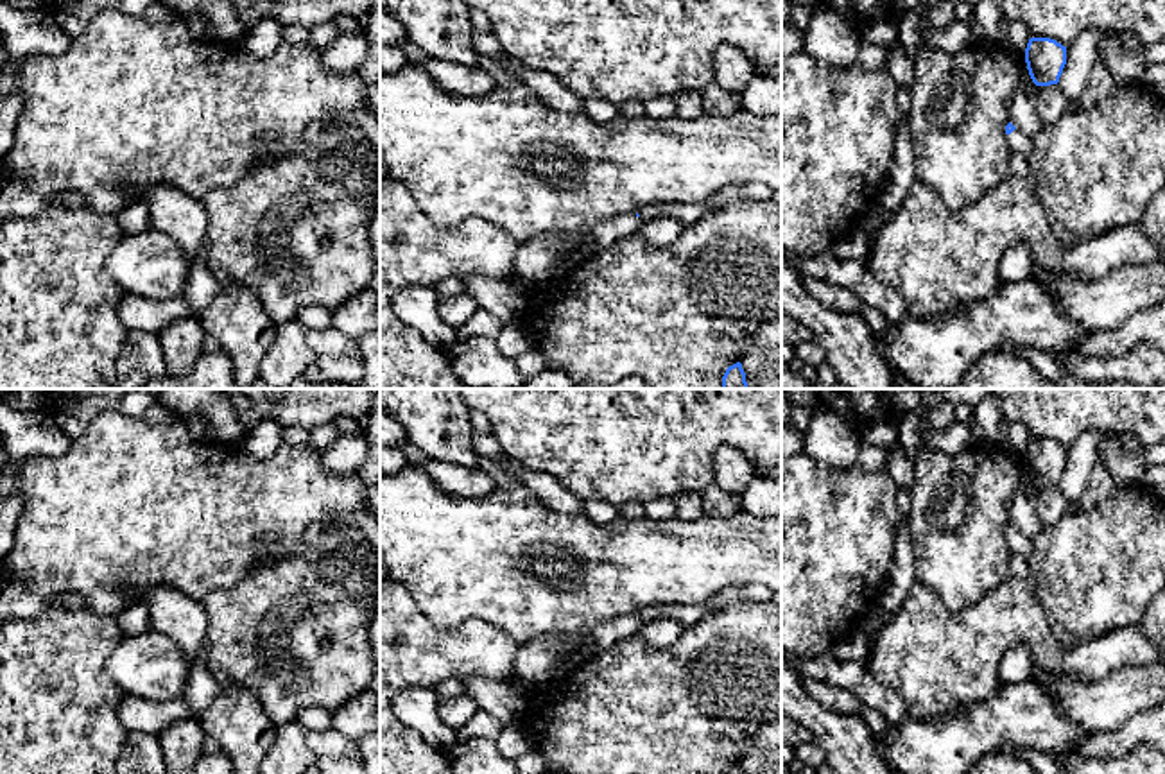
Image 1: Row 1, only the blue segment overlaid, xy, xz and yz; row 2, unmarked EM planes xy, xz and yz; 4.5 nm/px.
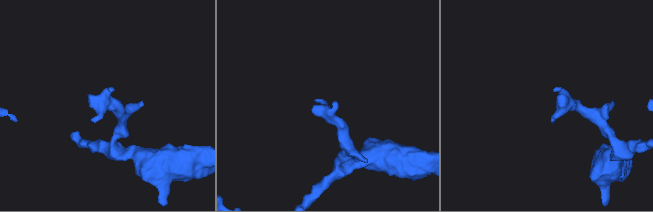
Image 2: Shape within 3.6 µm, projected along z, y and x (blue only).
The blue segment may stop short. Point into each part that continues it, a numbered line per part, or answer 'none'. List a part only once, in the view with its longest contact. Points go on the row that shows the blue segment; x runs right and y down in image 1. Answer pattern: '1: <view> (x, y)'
1: yz (1018, 142)

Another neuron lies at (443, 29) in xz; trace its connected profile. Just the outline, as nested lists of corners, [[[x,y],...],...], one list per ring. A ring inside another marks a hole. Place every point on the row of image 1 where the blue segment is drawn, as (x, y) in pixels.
[[[380,0],[380,5],[403,27],[405,39],[430,57],[477,66],[477,32],[464,0]]]

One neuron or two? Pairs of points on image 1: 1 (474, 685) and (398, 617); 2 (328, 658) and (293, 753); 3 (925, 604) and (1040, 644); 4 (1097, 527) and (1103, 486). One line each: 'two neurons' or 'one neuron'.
1: two neurons
2: two neurons
3: one neuron
4: two neurons

